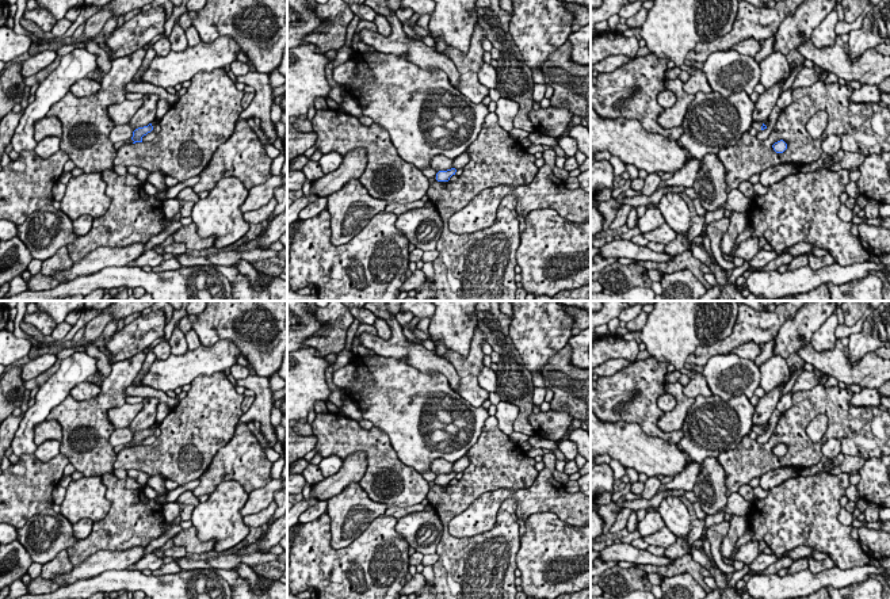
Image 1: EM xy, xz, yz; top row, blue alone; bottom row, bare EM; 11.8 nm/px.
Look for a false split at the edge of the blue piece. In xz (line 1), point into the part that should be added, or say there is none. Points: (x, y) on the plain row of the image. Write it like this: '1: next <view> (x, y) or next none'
1: next none

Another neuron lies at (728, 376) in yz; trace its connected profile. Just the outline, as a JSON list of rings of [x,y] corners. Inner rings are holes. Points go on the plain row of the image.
[[[734,354],[711,356],[702,374],[711,393],[723,400],[741,394],[750,400],[760,386],[760,369]]]

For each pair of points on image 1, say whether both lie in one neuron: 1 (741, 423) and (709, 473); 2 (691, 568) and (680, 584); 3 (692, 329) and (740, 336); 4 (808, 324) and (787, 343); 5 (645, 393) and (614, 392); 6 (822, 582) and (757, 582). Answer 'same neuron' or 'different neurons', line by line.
1: different neurons
2: different neurons
3: different neurons
4: same neuron
5: same neuron
6: same neuron

